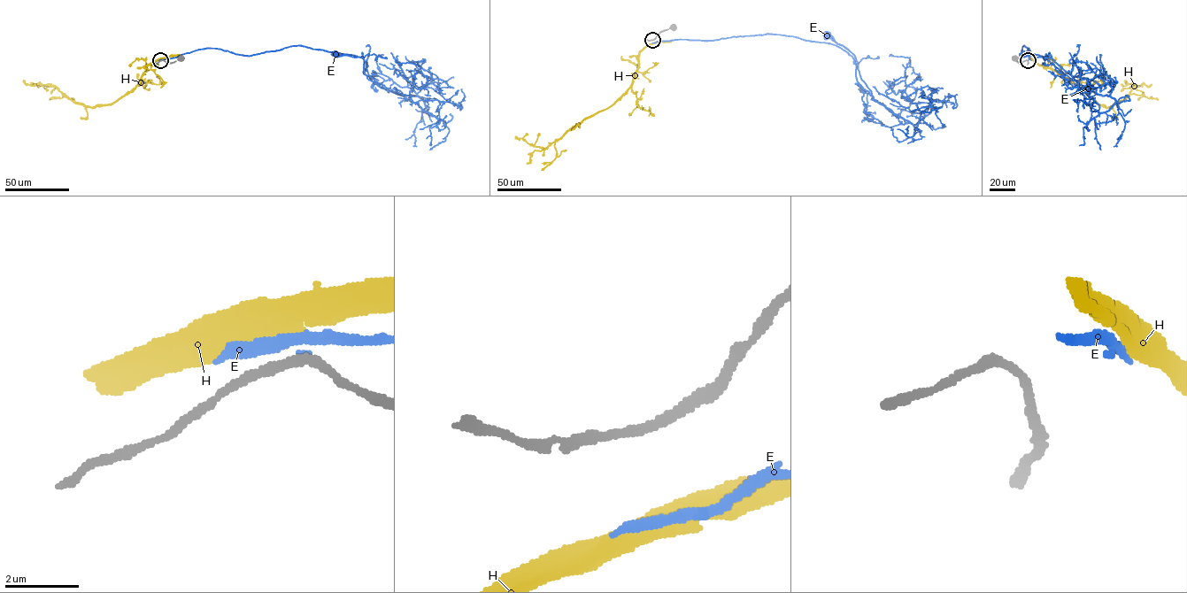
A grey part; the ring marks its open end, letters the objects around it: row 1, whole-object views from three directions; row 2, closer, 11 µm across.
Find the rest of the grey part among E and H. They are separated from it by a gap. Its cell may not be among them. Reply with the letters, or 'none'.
none

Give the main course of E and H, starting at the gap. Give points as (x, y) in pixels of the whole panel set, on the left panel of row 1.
E: (161, 59), (206, 48), (252, 55), (302, 45), (361, 57), (366, 78), (380, 86), (362, 57), (335, 55)
H: (160, 59), (146, 66), (139, 82), (120, 98), (95, 107), (76, 103), (53, 85), (26, 84), (24, 80)

